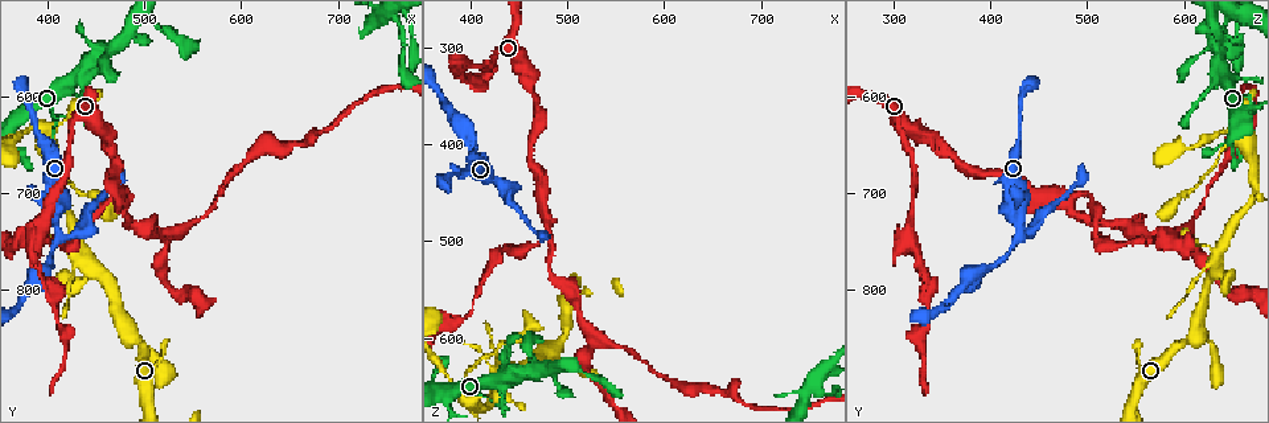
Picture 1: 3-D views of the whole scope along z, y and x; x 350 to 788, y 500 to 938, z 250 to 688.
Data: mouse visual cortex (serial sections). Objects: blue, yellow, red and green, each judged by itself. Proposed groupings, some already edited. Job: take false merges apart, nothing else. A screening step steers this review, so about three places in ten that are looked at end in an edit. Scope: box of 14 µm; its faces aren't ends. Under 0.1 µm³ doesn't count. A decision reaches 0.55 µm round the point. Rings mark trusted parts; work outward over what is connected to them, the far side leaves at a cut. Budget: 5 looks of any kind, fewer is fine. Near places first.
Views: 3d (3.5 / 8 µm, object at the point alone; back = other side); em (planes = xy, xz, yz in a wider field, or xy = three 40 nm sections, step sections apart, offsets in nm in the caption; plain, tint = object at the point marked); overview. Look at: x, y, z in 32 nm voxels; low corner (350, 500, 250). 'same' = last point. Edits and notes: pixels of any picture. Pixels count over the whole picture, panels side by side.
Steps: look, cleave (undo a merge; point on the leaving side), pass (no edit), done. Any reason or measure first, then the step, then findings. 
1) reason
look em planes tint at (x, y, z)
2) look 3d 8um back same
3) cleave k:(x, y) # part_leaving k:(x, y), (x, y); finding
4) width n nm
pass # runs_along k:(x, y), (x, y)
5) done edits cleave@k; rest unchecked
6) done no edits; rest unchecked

thin neck
look 3d 8um at (400, 790, 340)

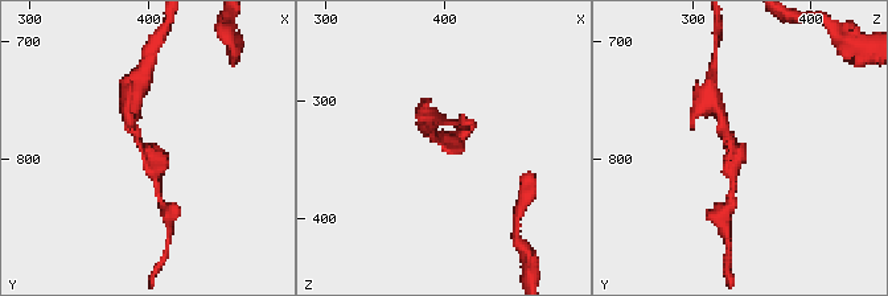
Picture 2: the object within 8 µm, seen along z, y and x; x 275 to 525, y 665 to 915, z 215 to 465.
closer look
look 3d 3.5um at (400, 790, 340)

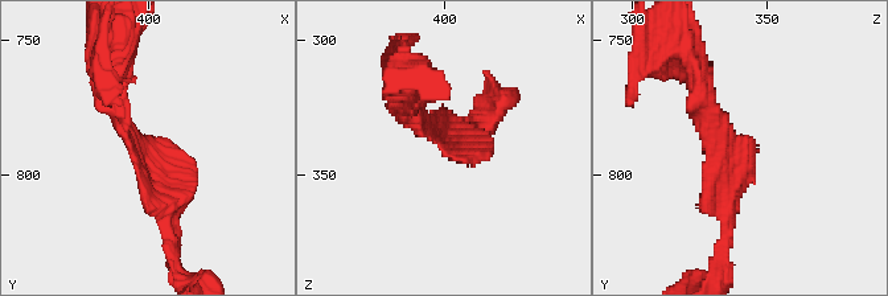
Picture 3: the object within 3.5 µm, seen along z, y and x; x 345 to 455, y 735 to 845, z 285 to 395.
pass # runs_along 3:(103, 79), (168, 172), (164, 221); continuous, no second cell

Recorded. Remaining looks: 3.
arms part here
look 3d 3.5um at (480, 715, 480)

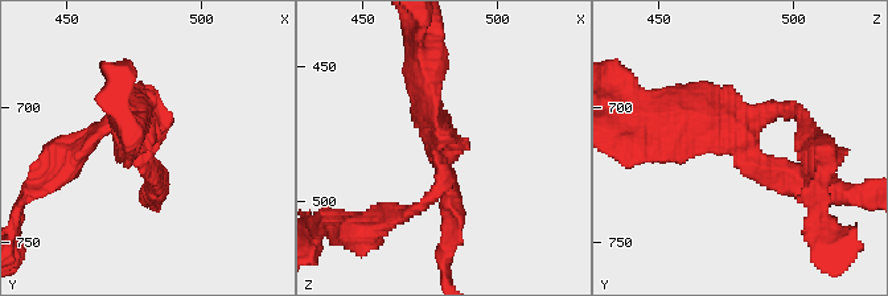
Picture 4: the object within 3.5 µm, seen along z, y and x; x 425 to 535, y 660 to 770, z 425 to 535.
arms 3; arm_widths 200, 250, 350 nm
look em xy step 2 tint at (480, 713, 482)

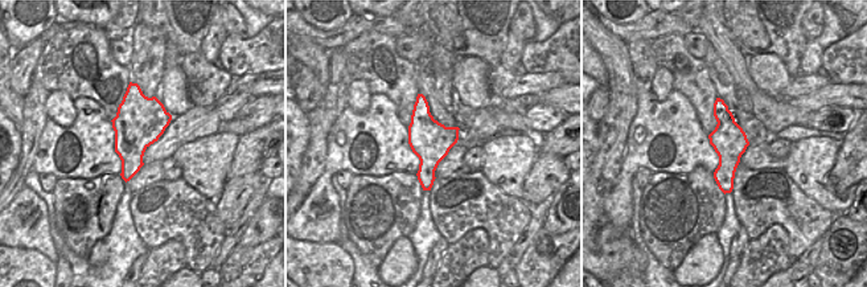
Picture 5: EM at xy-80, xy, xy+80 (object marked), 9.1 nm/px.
pass # runs_along 4:(670, 111), (813, 185); all the same cell

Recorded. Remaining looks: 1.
done no edits; rest unchecked

